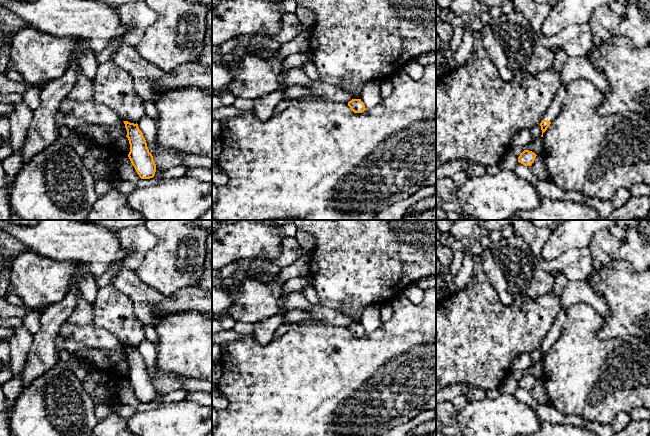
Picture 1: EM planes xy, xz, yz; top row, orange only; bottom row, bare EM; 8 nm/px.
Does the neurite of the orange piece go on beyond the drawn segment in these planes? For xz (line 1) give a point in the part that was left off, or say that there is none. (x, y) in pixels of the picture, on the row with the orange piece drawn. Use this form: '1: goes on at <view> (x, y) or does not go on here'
1: does not go on here

